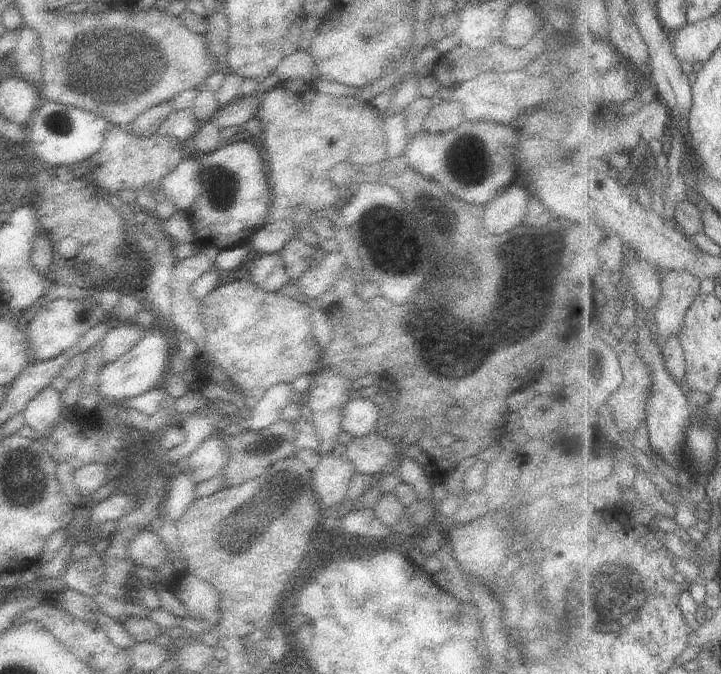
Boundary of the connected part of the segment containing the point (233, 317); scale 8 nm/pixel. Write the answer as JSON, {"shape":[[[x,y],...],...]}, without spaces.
{"shape":[[[249,279],[219,284],[199,303],[200,318],[205,328],[205,354],[215,362],[215,366],[230,375],[243,396],[259,398],[273,384],[291,383],[303,374],[311,375],[319,367],[320,352],[309,320],[310,309],[311,303],[301,298],[265,292]]]}

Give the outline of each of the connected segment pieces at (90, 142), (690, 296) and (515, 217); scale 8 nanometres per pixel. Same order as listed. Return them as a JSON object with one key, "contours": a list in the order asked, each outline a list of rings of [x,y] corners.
{"contours":[[[[42,101],[26,126],[26,144],[33,150],[31,158],[37,158],[39,166],[49,164],[49,166],[67,166],[69,168],[99,152],[109,123],[107,118],[75,108],[75,106]]],[[[671,270],[661,277],[661,298],[654,308],[656,332],[661,341],[678,336],[689,307],[702,292],[702,279],[691,272]]],[[[516,180],[511,182],[501,194],[497,194],[483,207],[483,226],[492,235],[509,232],[513,226],[521,224],[527,214],[527,200],[531,191]]]]}

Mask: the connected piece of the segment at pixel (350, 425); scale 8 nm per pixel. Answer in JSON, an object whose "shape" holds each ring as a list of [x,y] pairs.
{"shape":[[[353,394],[344,406],[341,424],[342,430],[353,437],[362,437],[377,432],[381,422],[379,407],[370,397],[360,397]]]}

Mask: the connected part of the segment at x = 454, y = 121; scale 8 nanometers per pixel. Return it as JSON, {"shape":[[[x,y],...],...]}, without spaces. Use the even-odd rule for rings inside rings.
{"shape":[[[437,97],[434,107],[423,121],[423,132],[445,133],[455,130],[455,126],[459,126],[463,119],[463,110],[459,108],[459,104],[455,100],[445,102],[443,98]]]}

